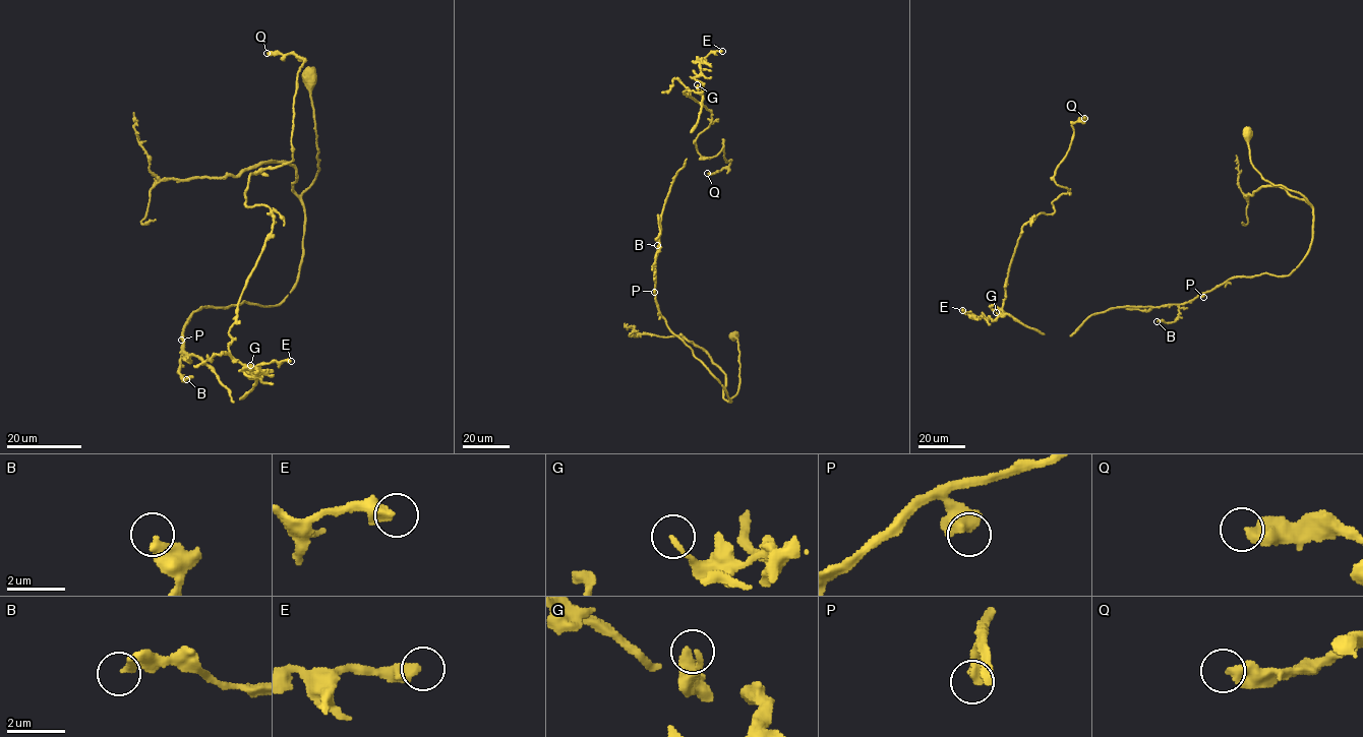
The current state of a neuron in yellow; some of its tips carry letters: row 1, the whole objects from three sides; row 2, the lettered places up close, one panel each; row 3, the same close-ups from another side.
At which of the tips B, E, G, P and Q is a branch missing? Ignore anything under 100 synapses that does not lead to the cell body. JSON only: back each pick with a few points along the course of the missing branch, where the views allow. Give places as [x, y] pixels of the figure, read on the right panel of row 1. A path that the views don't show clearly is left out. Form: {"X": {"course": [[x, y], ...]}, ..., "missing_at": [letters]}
{"missing_at": ["E"]}

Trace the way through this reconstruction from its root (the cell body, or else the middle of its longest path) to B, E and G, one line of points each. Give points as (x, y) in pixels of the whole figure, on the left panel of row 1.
B: (310, 77), (319, 160), (301, 195), (297, 282), (276, 306), (196, 310), (183, 331), (186, 379)
E: (310, 77), (294, 289), (183, 331), (234, 402), (291, 361)
G: (310, 77), (319, 160), (294, 289), (276, 306), (199, 307), (184, 326), (182, 351), (234, 402), (250, 365)

